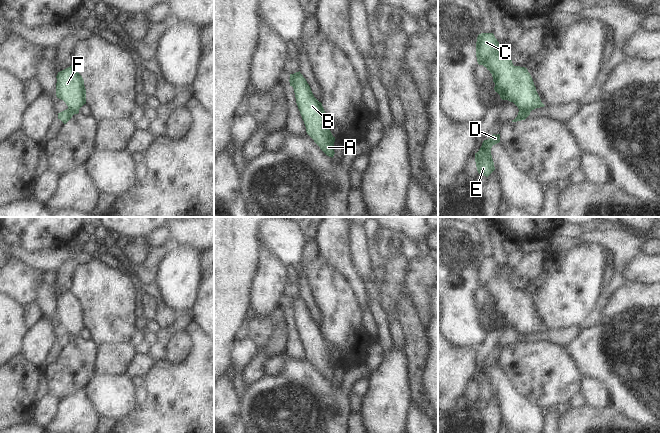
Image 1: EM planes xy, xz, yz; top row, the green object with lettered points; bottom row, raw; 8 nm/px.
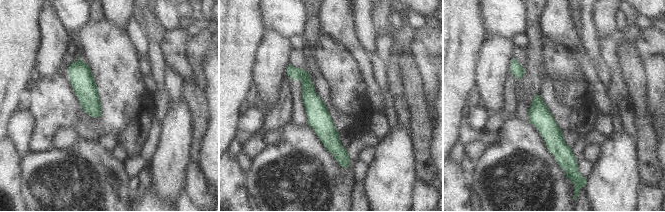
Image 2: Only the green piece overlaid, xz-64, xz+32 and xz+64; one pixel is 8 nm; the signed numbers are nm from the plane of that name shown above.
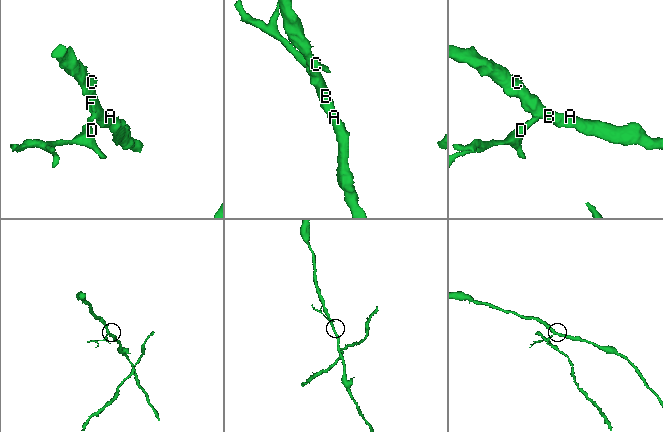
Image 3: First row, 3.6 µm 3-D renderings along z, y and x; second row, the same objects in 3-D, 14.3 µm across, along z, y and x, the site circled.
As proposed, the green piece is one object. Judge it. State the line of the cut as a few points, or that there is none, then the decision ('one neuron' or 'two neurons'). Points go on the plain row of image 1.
yz (519, 333), (528, 333), (530, 335) | two neurons

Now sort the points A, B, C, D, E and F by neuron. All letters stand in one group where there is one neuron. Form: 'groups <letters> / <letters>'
groups A B C F / D E

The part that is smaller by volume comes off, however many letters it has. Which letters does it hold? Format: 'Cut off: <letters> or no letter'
Cut off: D, E

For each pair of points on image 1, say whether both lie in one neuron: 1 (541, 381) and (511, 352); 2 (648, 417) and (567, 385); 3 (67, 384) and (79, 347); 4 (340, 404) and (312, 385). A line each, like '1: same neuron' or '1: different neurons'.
1: same neuron
2: different neurons
3: same neuron
4: same neuron

